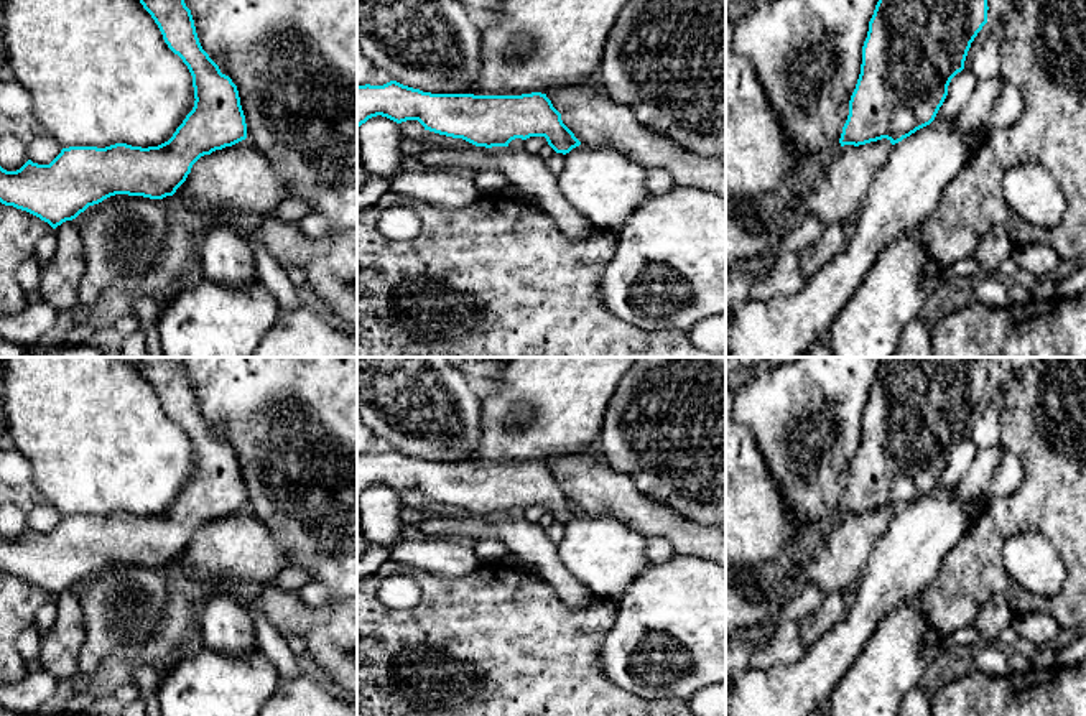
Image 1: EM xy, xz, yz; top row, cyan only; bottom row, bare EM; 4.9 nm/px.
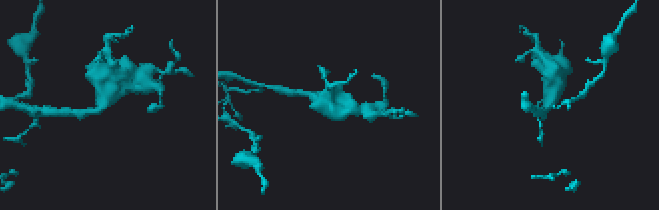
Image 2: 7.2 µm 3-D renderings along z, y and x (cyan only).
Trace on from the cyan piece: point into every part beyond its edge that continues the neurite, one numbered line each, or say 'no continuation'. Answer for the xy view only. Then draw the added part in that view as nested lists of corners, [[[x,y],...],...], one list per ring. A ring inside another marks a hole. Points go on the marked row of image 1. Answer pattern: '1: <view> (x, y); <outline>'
no continuation

